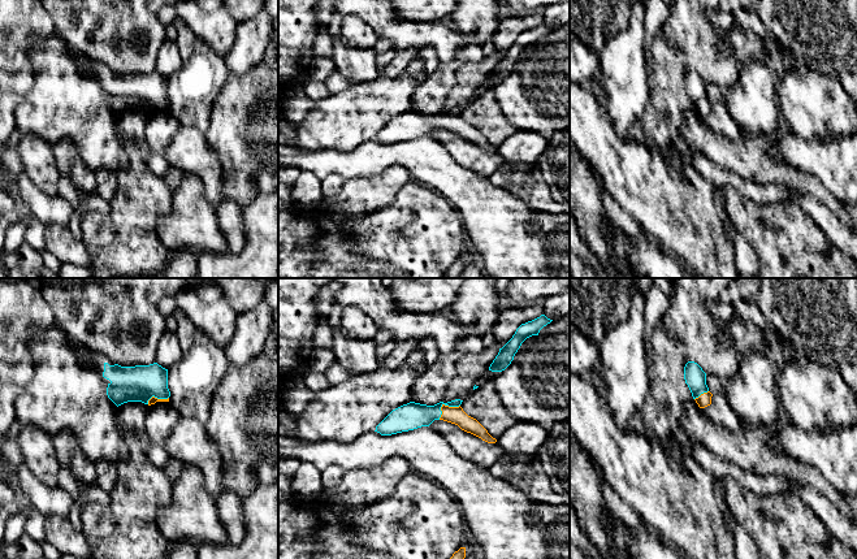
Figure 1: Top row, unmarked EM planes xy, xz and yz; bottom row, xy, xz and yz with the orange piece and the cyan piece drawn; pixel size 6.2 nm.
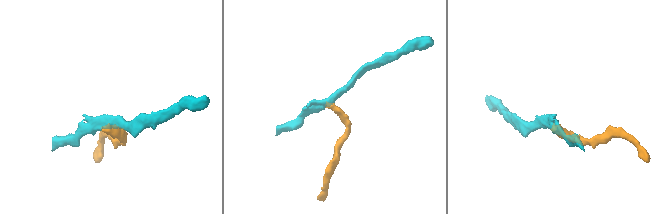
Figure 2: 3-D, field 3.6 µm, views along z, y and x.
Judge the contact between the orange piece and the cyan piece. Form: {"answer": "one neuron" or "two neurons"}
{"answer": "one neuron"}

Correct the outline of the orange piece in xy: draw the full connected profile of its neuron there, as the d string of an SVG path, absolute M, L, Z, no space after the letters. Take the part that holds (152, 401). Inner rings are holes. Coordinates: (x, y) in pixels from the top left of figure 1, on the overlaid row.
M69 337L70 346L78 352L79 360L86 365L95 365L108 384L107 395L118 407L127 402L155 404L169 402L168 369L157 363L150 365L121 367L108 358L85 348Z

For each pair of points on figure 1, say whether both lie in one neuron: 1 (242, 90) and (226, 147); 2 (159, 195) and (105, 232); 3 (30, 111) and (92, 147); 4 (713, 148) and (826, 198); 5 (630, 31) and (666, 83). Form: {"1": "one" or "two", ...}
{"1": "one", "2": "one", "3": "one", "4": "one", "5": "two"}

